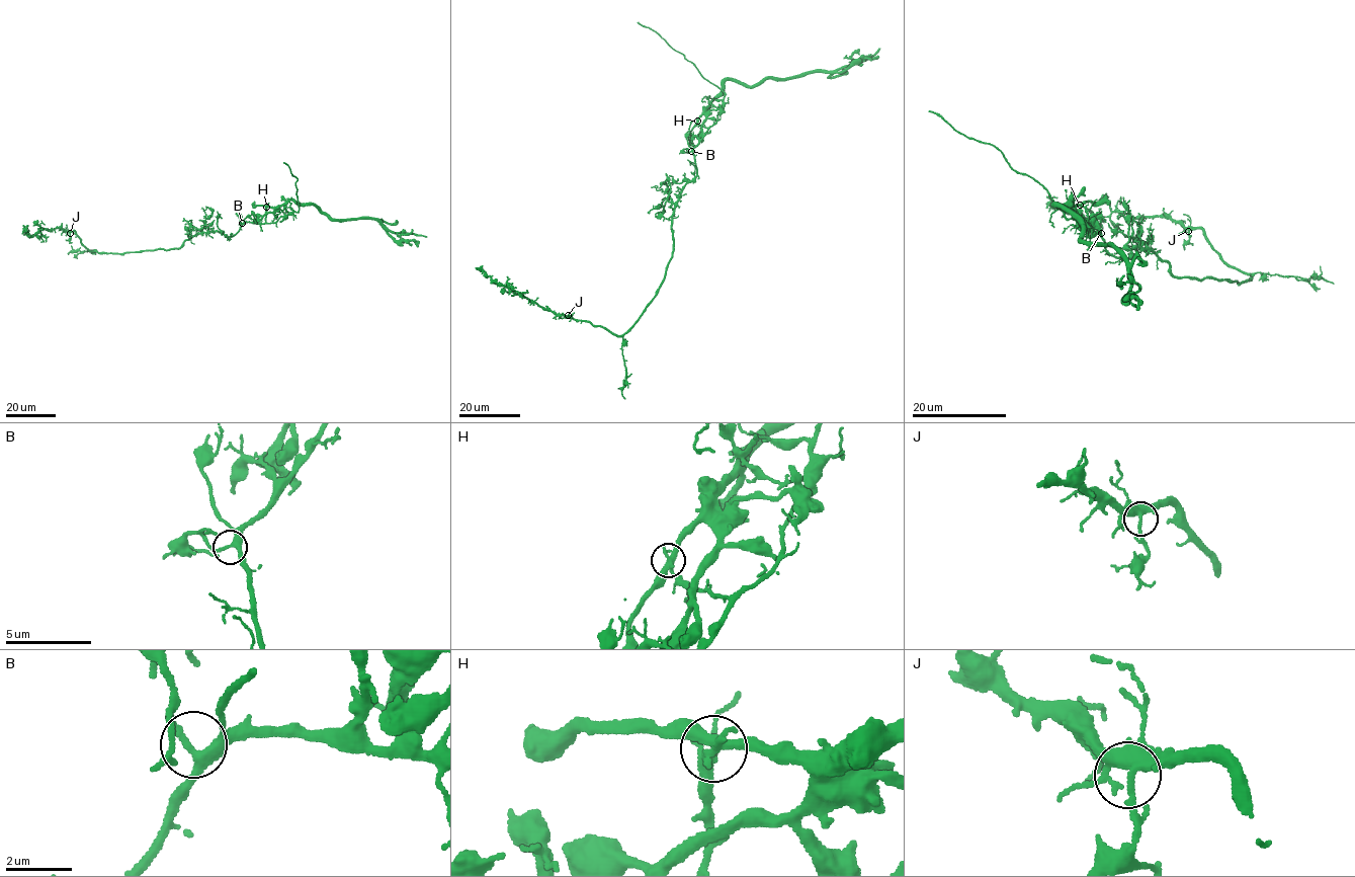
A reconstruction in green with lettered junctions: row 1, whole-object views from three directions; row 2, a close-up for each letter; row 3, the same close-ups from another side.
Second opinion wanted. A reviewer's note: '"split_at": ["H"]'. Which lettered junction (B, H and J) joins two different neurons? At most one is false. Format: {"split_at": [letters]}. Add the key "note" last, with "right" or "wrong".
{"split_at": ["H"], "note": "right"}

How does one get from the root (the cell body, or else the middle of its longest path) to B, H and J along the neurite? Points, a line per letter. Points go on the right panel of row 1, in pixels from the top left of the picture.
B: (1150, 250), (1134, 247), (1127, 258), (1116, 258), (1106, 250), (1101, 233)
H: (1150, 250), (1132, 247), (1127, 258), (1110, 255), (1100, 232), (1090, 231), (1084, 217), (1086, 210), (1080, 206)
J: (1150, 250), (1167, 260), (1174, 276), (1239, 283), (1250, 278), (1251, 273), (1222, 260), (1204, 231), (1188, 231)

